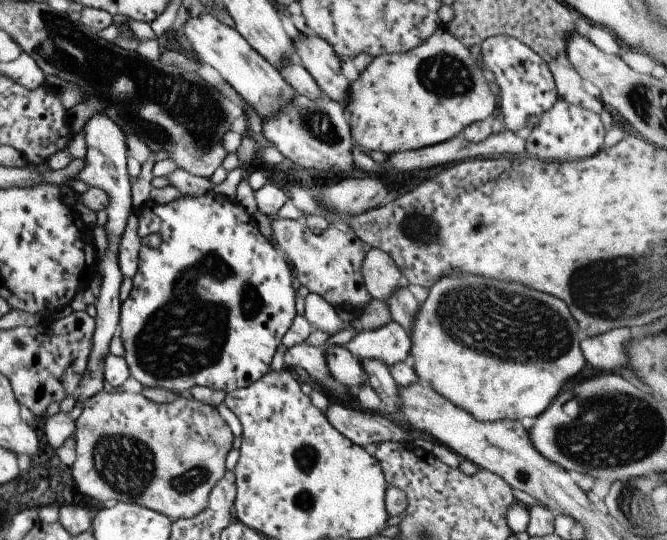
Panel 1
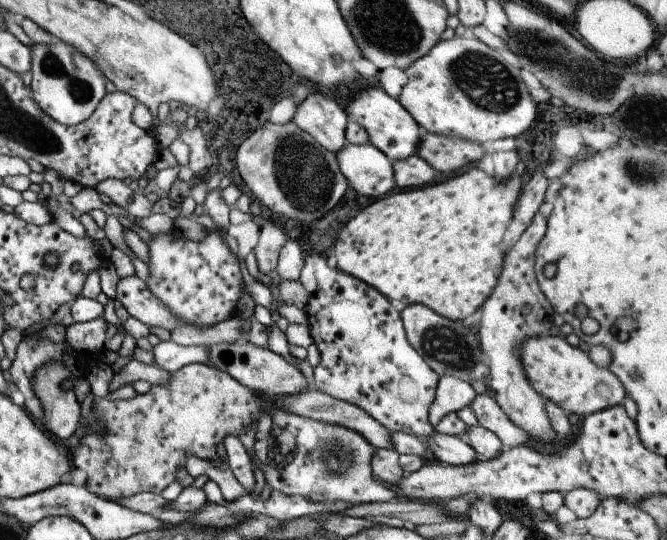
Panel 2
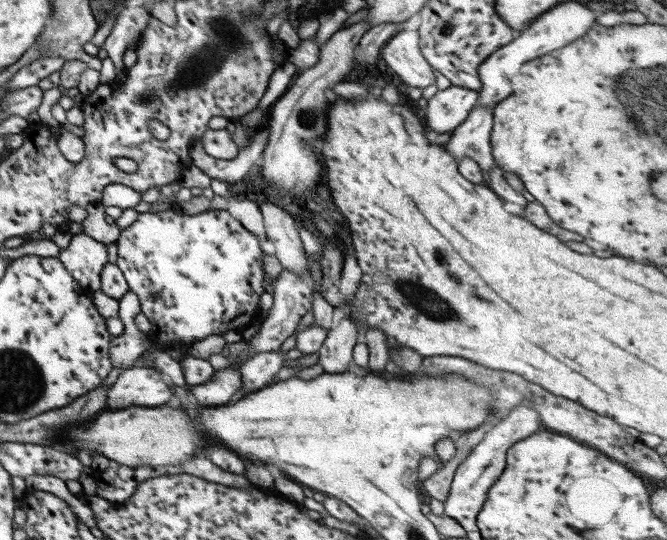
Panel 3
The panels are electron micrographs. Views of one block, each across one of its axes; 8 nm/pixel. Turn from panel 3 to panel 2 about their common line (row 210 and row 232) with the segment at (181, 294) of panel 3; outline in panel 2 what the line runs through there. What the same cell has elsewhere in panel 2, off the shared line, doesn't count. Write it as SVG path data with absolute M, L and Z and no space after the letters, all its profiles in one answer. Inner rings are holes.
M215 227L211 231L206 230L202 240L193 241L172 229L151 235L151 238L145 242L148 250L146 262L148 274L144 283L154 298L183 325L204 329L236 314L236 306L242 295L241 260L230 251L222 239L225 234L226 229Z

